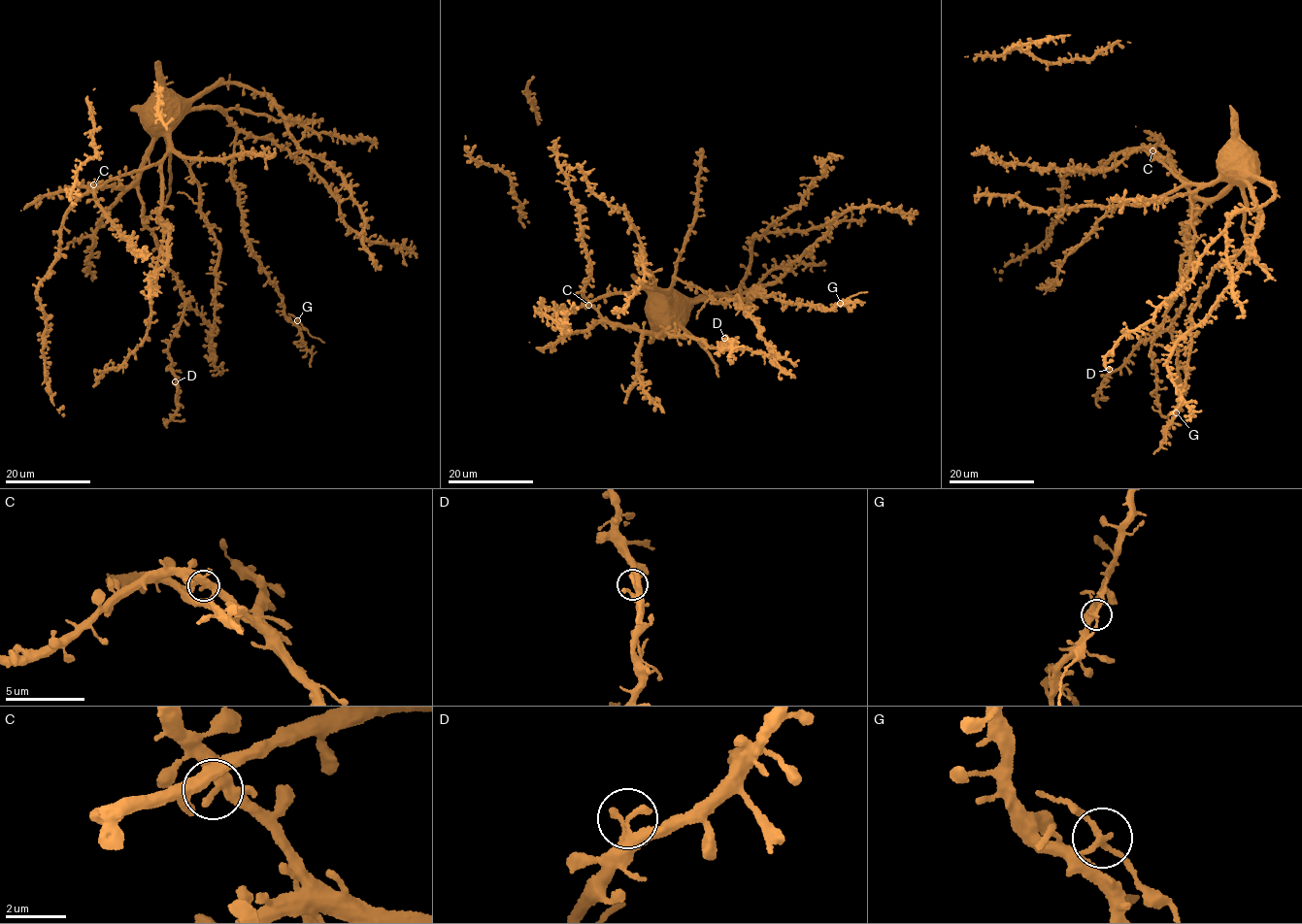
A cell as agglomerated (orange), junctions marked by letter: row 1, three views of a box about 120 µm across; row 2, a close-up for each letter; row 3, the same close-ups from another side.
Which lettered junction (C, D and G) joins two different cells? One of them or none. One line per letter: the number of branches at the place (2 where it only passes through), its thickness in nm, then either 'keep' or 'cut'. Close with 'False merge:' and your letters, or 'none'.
C: 3 | 260 nm | keep
D: 3 | 200 nm | keep
G: 3 | 170 nm | cut
False merge: G

